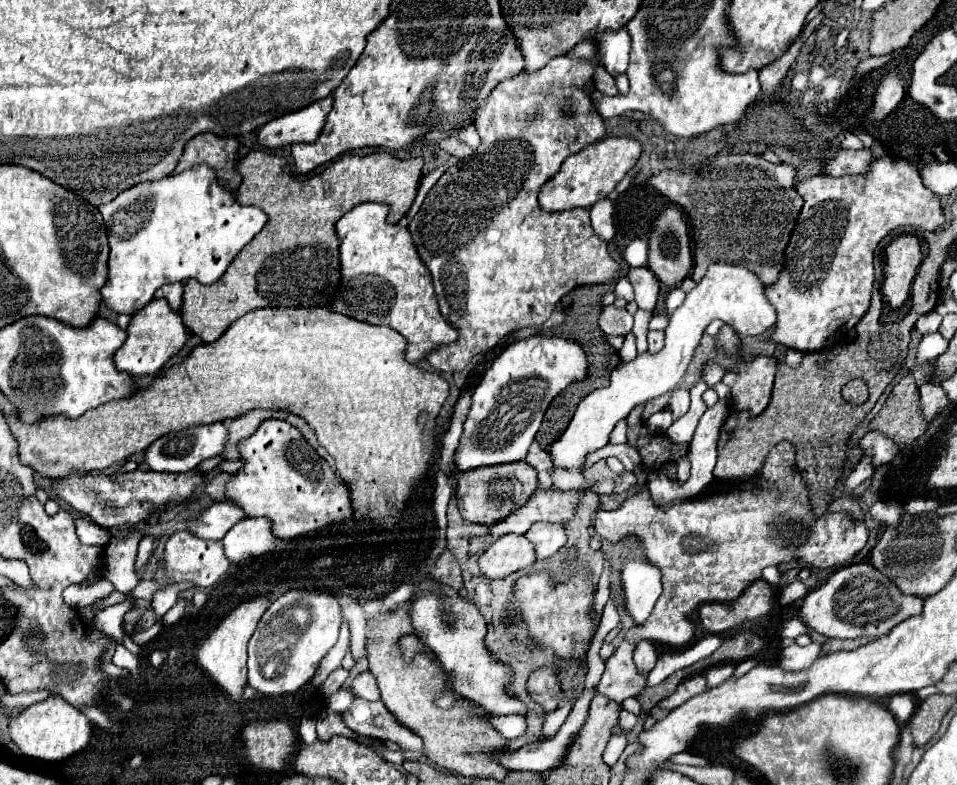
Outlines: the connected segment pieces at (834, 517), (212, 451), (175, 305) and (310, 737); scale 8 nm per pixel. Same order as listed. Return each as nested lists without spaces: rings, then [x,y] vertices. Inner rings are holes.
[[[778,444],[764,462],[760,476],[740,490],[729,488],[727,492],[707,495],[704,500],[686,500],[662,510],[644,488],[644,492],[628,498],[618,510],[596,512],[594,530],[600,538],[618,542],[628,534],[638,536],[644,544],[644,554],[662,572],[662,596],[650,618],[626,632],[630,642],[652,640],[672,648],[686,647],[695,634],[688,614],[708,602],[736,600],[750,584],[760,580],[760,572],[766,566],[802,558],[818,570],[838,568],[848,564],[866,546],[868,528],[864,522],[850,520],[842,512],[810,518],[806,488],[794,470],[794,454],[792,444]],[[752,524],[758,524],[758,530],[750,534]],[[750,536],[754,536],[752,548],[748,546]]]
[[[222,422],[194,426],[194,428],[186,428],[186,430],[172,432],[172,434],[156,438],[156,442],[146,448],[142,462],[150,470],[157,472],[186,472],[196,468],[202,460],[218,456],[222,452],[222,448],[224,448],[224,442],[226,442],[226,428],[224,428]]]
[[[166,284],[164,288],[158,288],[154,296],[156,298],[166,298],[170,308],[174,312],[178,312],[180,310],[180,298],[182,298],[182,284]]]
[[[303,716],[299,724],[299,733],[305,744],[312,744],[317,738],[316,720],[314,718]]]

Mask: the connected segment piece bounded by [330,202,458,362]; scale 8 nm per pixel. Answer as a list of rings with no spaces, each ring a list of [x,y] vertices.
[[[364,202],[336,222],[340,238],[340,286],[330,300],[330,310],[368,324],[384,324],[406,338],[406,360],[418,358],[416,346],[440,346],[456,340],[456,330],[440,316],[432,278],[422,264],[410,232],[386,222],[388,206]]]

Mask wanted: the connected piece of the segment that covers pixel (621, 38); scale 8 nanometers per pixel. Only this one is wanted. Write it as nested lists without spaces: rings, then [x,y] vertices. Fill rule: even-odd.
[[[622,28],[618,32],[604,32],[598,36],[598,52],[602,66],[610,76],[624,74],[628,68],[630,54],[630,34]]]

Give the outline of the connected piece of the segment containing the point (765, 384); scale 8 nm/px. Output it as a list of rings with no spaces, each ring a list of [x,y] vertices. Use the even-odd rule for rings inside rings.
[[[758,356],[758,360],[744,362],[740,372],[728,372],[722,382],[732,390],[732,408],[760,414],[768,406],[774,374],[776,360],[768,356]]]

